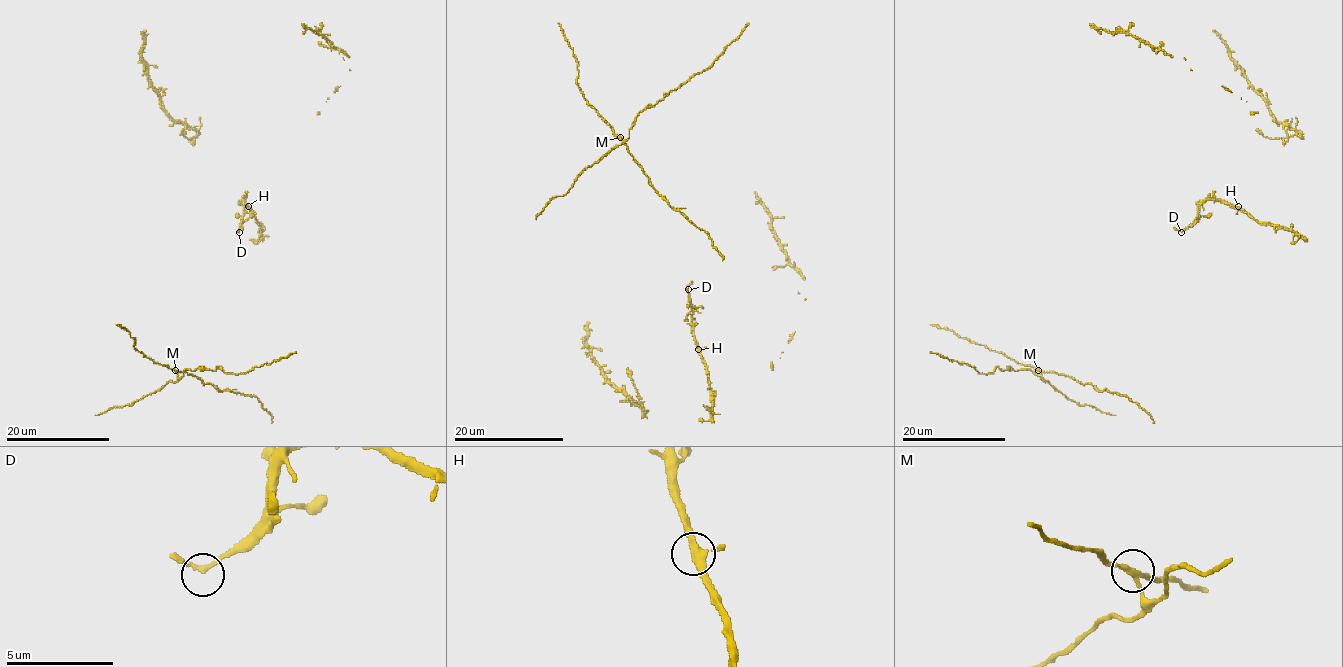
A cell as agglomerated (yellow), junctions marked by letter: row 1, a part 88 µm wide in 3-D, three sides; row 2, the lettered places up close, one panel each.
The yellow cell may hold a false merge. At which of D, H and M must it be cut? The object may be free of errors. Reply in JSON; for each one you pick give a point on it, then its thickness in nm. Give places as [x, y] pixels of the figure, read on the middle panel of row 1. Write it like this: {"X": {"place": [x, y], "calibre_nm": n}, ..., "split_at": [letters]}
{"M": {"place": [620, 137], "calibre_nm": 220}, "split_at": ["M"]}

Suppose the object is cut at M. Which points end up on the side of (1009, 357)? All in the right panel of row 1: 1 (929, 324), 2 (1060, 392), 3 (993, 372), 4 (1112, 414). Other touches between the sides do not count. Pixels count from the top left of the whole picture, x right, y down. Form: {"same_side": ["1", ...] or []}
{"same_side": ["1"]}

